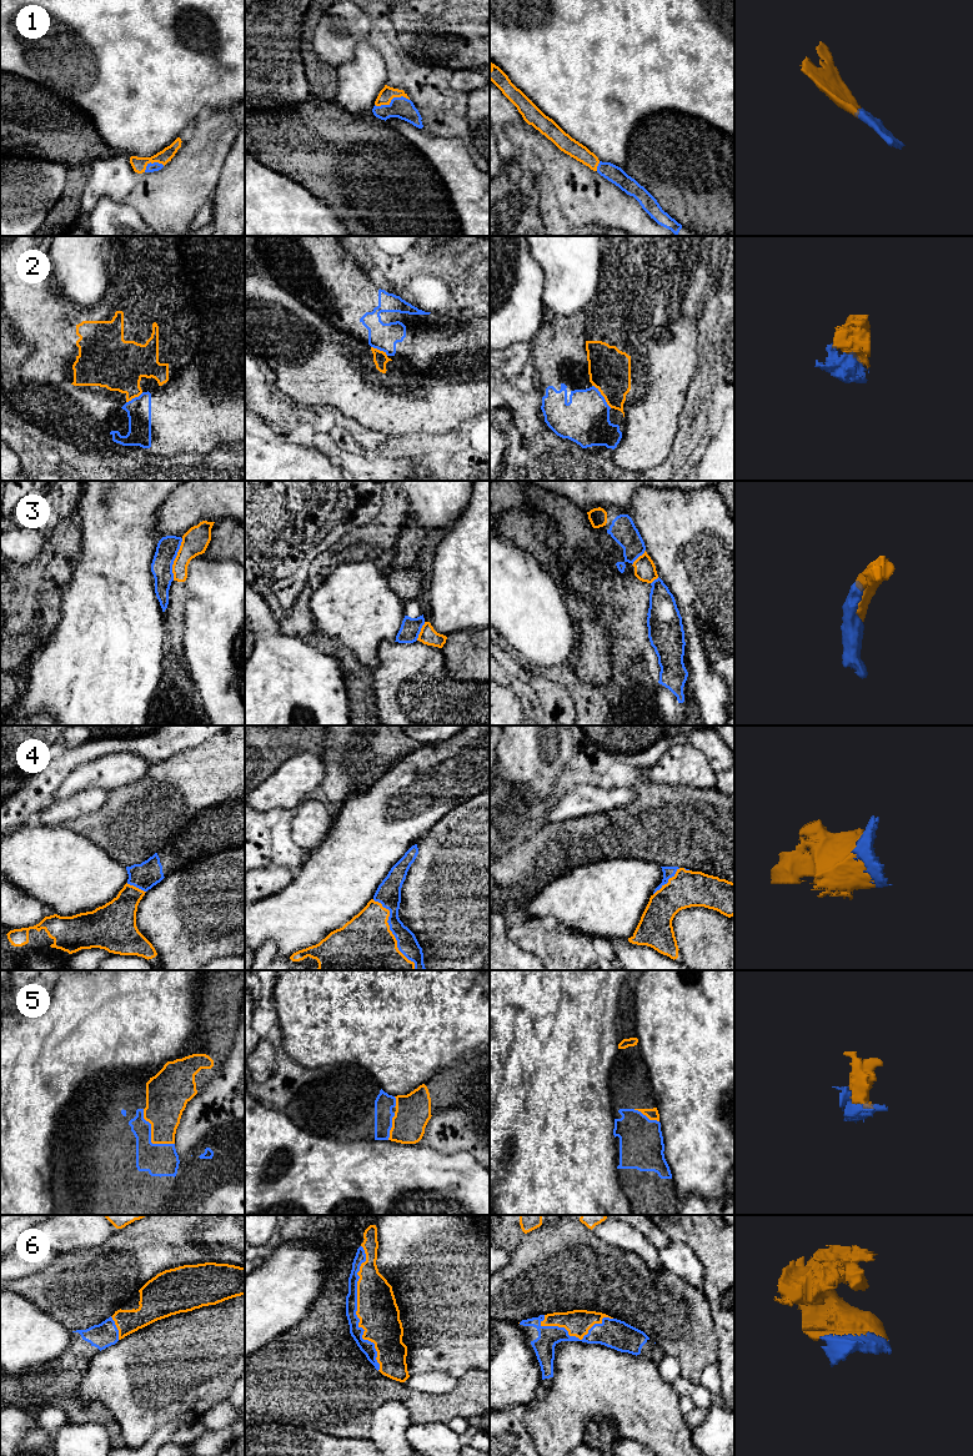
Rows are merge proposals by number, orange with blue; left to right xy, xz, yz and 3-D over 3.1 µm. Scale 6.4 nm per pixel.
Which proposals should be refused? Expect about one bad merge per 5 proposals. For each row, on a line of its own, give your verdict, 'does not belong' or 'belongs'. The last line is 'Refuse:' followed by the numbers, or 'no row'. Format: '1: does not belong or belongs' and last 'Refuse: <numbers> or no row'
1: belongs
2: does not belong
3: does not belong
4: belongs
5: belongs
6: belongs
Refuse: 2, 3

